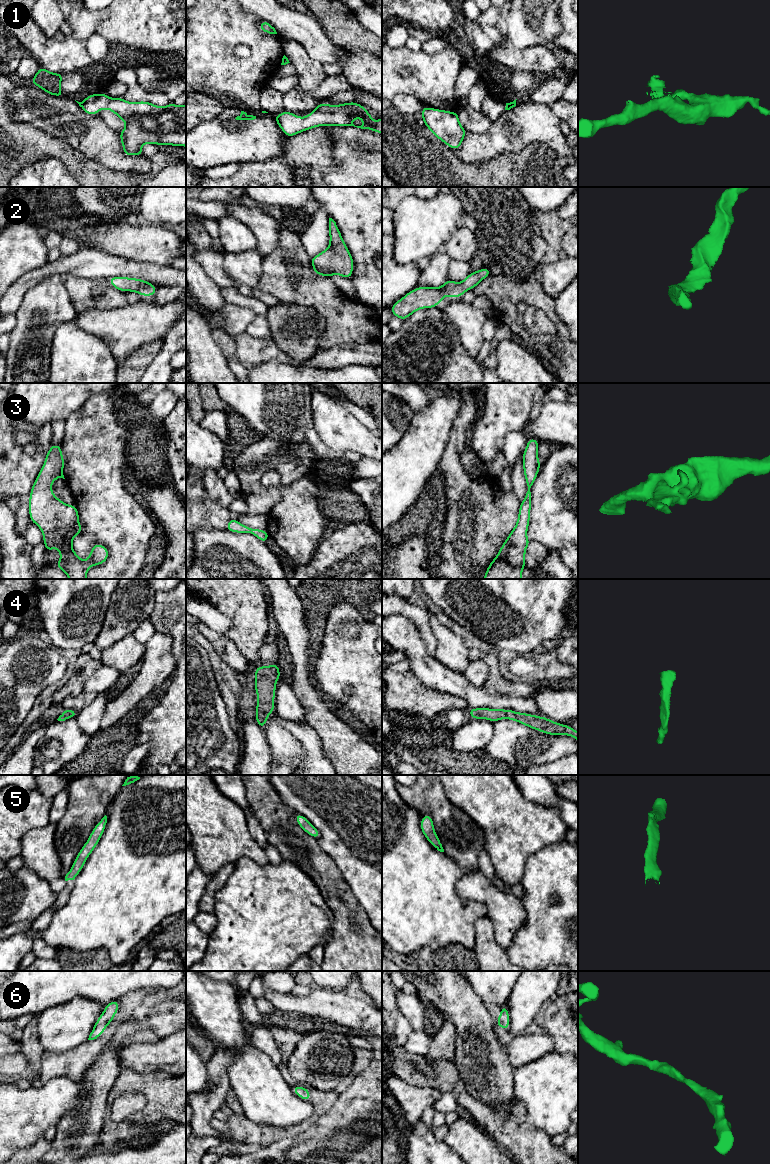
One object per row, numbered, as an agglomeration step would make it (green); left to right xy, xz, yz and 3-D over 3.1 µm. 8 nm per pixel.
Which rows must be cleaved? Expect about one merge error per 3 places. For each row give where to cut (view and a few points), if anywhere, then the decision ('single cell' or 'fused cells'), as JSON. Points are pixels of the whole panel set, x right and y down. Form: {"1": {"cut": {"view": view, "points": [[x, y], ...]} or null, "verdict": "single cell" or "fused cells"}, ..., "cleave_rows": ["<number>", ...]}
{"1": {"cut": {"view": "xz", "points": [[275, 116], [278, 124]]}, "verdict": "fused cells"}, "2": {"cut": null, "verdict": "single cell"}, "3": {"cut": null, "verdict": "single cell"}, "4": {"cut": null, "verdict": "single cell"}, "5": {"cut": null, "verdict": "single cell"}, "6": {"cut": null, "verdict": "single cell"}, "cleave_rows": ["1"]}

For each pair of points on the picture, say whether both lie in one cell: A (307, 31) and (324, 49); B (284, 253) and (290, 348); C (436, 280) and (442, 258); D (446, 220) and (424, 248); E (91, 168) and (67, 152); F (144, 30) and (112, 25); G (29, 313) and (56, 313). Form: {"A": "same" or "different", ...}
{"A": "same", "B": "different", "C": "same", "D": "same", "E": "same", "F": "same", "G": "same"}

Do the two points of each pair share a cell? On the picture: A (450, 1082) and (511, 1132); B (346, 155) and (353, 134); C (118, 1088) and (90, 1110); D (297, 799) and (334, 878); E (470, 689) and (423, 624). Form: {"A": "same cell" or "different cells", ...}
{"A": "same cell", "B": "same cell", "C": "different cells", "D": "different cells", "E": "different cells"}

